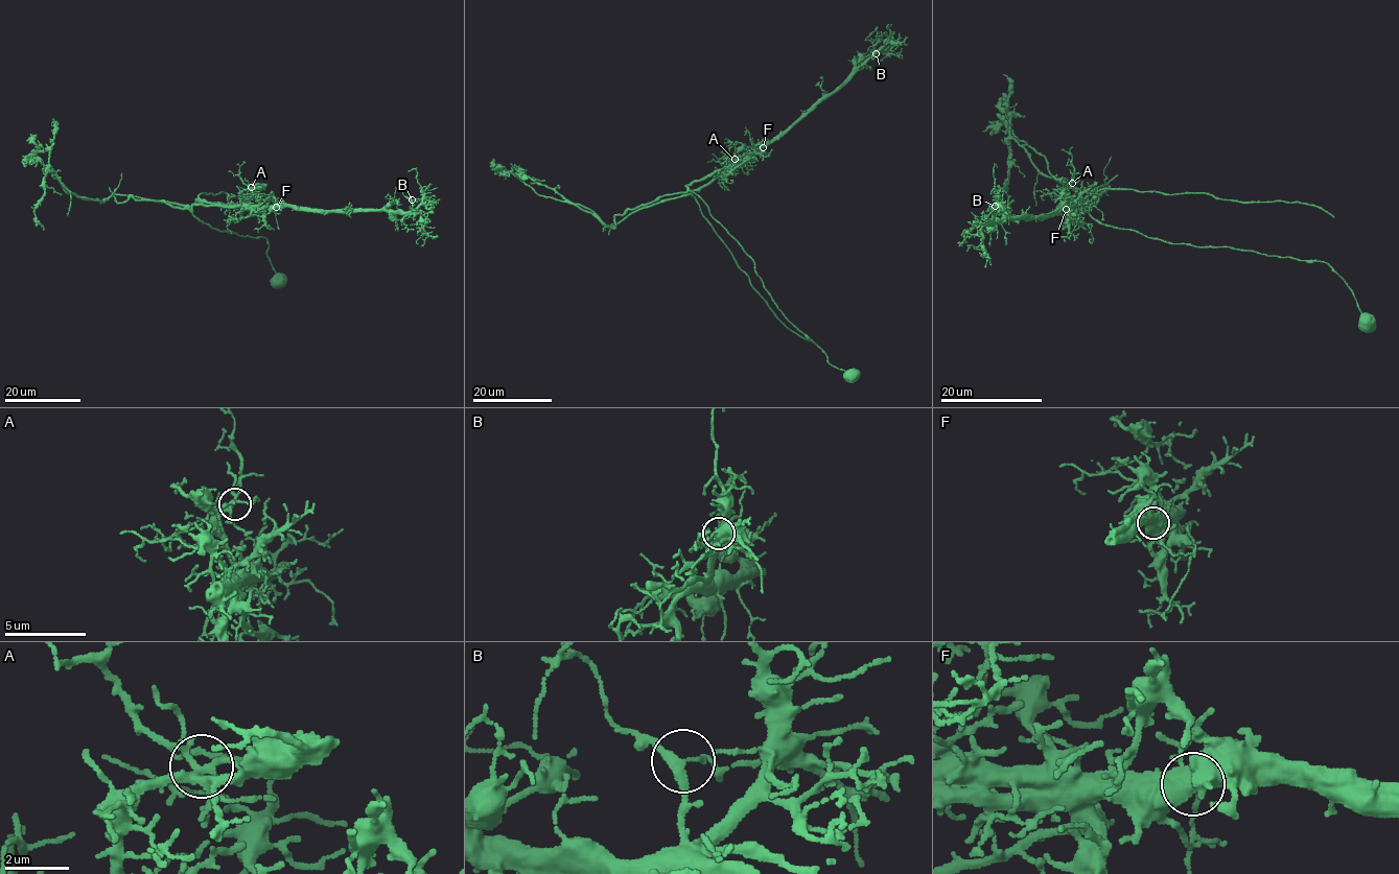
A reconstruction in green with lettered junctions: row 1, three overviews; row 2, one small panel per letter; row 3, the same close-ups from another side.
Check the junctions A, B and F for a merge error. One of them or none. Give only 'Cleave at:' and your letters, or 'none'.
Cleave at: F

